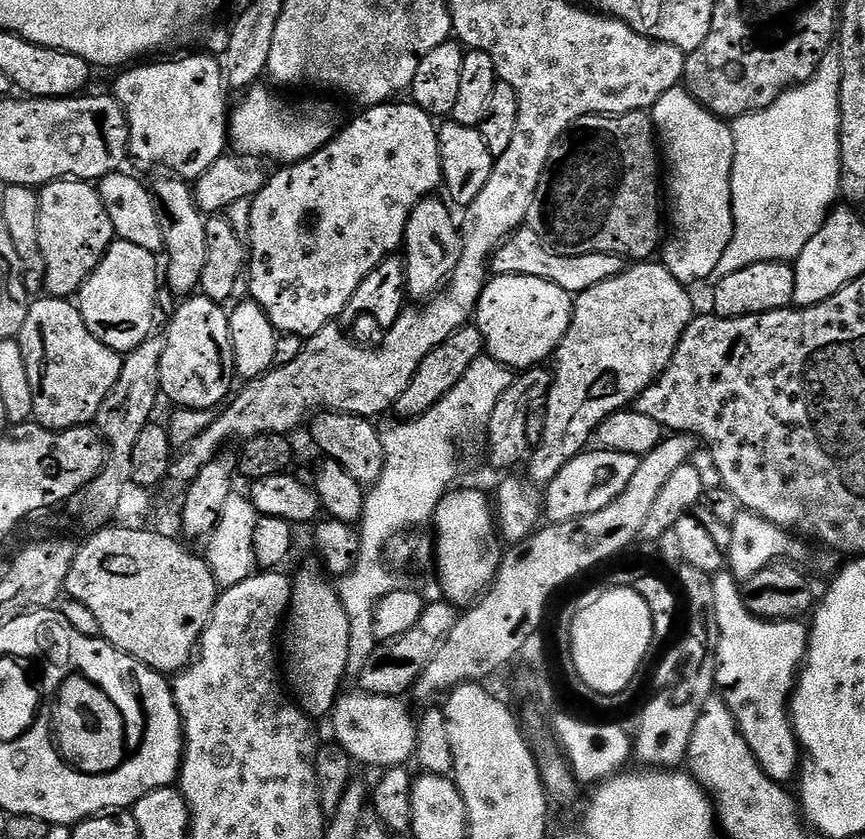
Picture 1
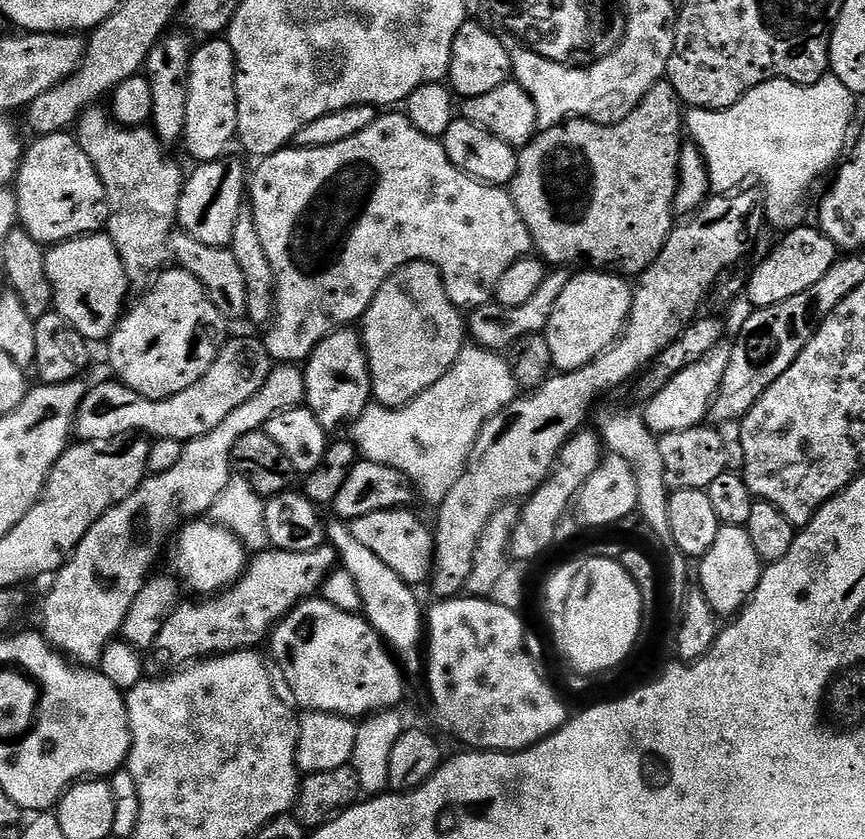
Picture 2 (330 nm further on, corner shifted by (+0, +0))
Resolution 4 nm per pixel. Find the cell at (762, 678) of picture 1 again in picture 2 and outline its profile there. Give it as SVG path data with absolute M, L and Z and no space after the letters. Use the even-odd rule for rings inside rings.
M729 524L721 526L718 538L714 538L714 546L710 546L705 556L699 557L698 564L700 564L699 591L704 593L706 602L710 602L717 617L735 617L737 612L749 604L758 590L762 561L758 558L758 550L754 550L754 542L750 542L747 527L739 528Z

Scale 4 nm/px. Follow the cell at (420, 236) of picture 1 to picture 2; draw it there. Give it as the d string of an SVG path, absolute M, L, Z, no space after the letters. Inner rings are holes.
M419 260L398 269L380 287L378 294L374 294L374 302L370 302L364 311L362 339L372 379L372 400L387 408L401 408L418 398L418 394L430 390L430 386L434 386L434 382L438 382L450 366L454 366L466 346L466 320L461 309L450 302L440 271L432 264Z

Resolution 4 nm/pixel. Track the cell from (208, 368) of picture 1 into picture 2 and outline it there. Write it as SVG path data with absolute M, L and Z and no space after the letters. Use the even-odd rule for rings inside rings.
M179 266L169 267L155 277L152 289L121 315L116 328L106 341L108 360L112 363L111 375L130 390L151 400L165 400L186 386L194 386L218 358L226 343L224 315L210 302L203 286L190 273Z

